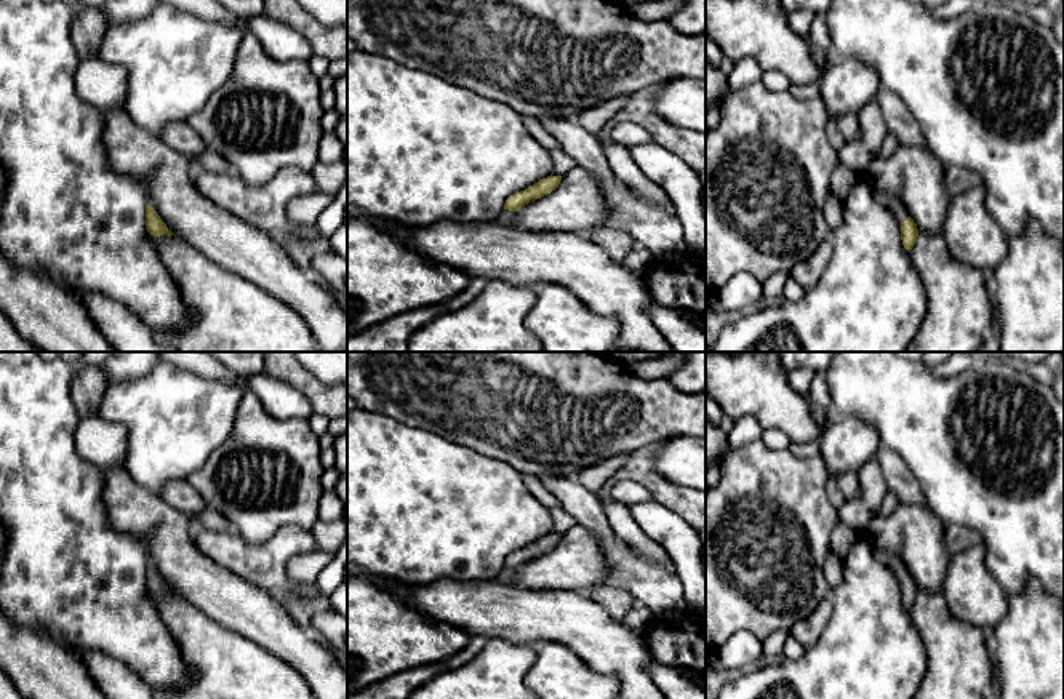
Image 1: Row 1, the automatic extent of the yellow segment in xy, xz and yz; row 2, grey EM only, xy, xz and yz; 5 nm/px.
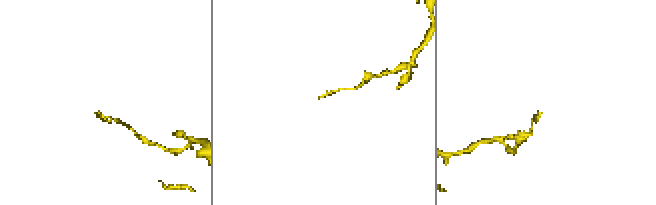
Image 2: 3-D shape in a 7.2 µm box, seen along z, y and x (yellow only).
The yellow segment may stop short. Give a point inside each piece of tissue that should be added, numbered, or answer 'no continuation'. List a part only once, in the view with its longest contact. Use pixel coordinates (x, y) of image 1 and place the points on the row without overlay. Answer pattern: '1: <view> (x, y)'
1: xz (560, 520)

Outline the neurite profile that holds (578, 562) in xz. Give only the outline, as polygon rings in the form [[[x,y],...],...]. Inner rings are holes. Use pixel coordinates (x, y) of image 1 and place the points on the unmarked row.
[[[573,523],[555,549],[517,569],[514,585],[531,590],[587,592],[605,581],[608,569],[600,541]]]

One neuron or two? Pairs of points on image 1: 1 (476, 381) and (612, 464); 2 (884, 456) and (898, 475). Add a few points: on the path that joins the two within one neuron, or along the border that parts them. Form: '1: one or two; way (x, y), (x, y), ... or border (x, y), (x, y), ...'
1: two; border (624, 455), (600, 459), (586, 466), (576, 475)
2: one; way (888, 461), (895, 471)

